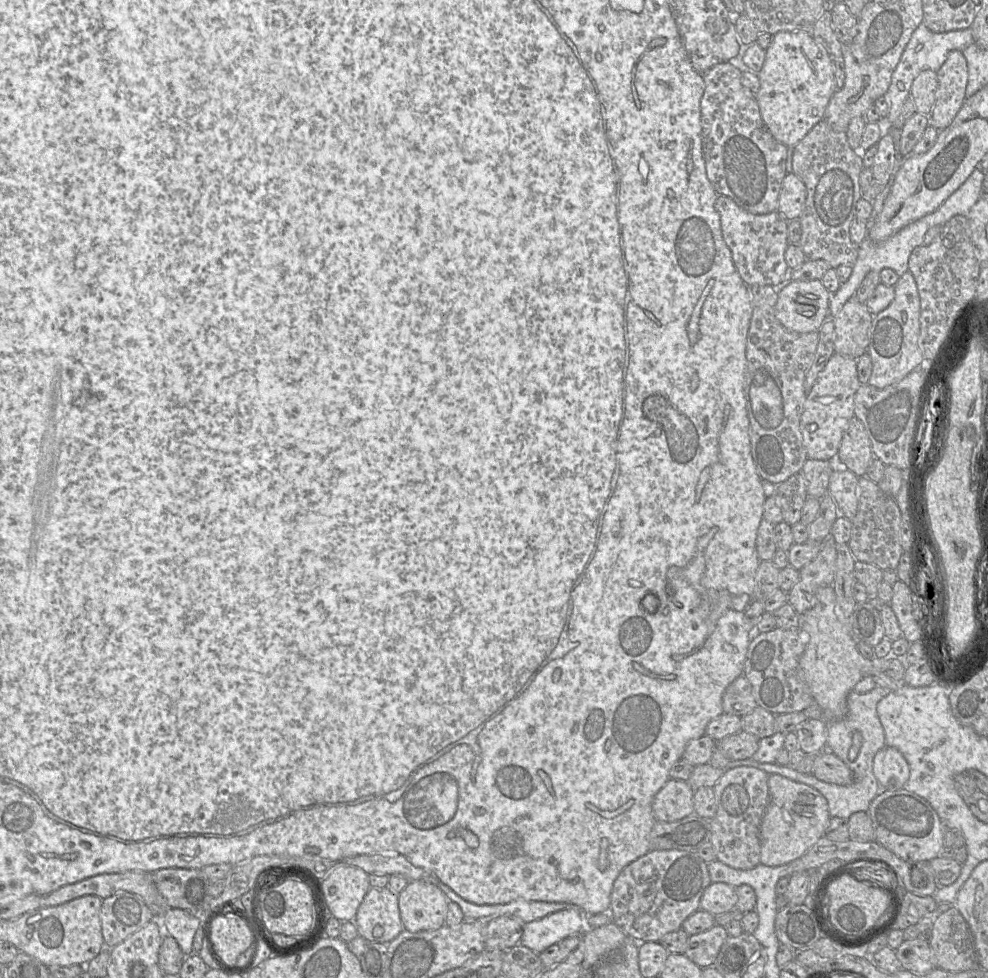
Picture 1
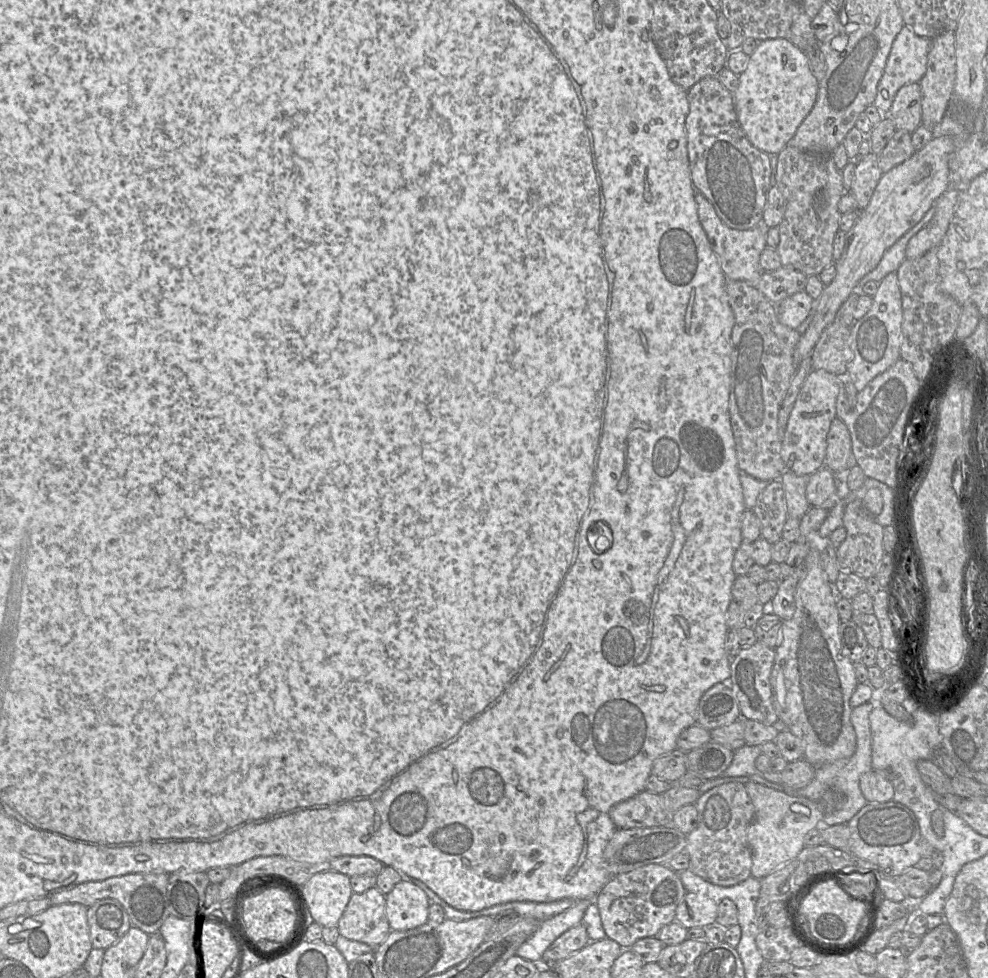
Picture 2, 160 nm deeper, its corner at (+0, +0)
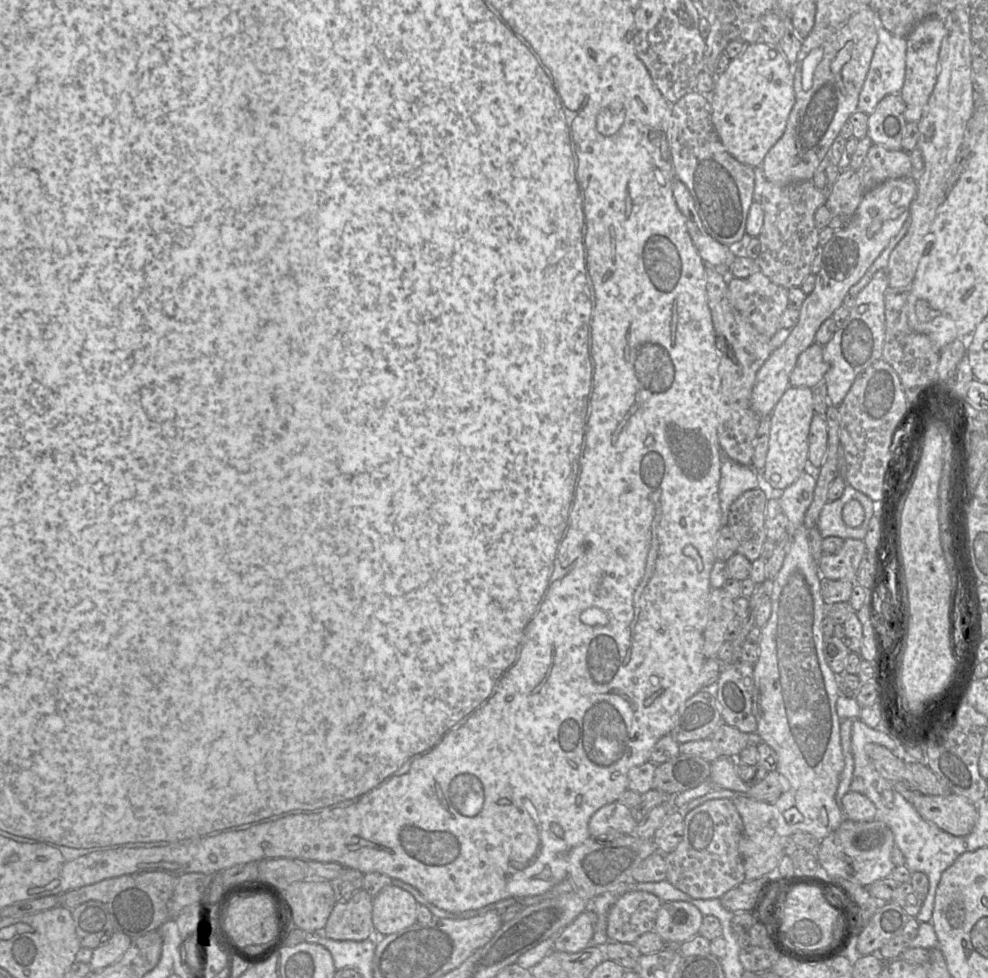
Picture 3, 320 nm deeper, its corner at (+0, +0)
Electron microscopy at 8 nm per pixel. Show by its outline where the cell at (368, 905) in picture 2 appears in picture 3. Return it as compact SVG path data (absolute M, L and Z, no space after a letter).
M360 889L344 900L338 901L322 930L322 934L336 941L364 941L376 935L372 922L373 897Z

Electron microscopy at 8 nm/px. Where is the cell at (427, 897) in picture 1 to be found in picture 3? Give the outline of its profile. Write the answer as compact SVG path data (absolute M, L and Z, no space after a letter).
M389 885L373 897L372 922L376 935L387 936L416 923L419 903L407 891Z

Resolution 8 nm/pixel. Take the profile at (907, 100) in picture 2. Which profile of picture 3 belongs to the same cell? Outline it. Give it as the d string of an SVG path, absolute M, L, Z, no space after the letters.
M900 94L885 96L869 115L867 136L875 145L901 150L907 121L905 103Z

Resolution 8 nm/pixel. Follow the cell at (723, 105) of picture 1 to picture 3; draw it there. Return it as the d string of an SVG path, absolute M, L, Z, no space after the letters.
M691 91L672 105L668 145L676 179L688 188L705 231L724 245L739 243L746 234L748 212L754 201L755 169L739 162L725 149L712 121L709 96Z

